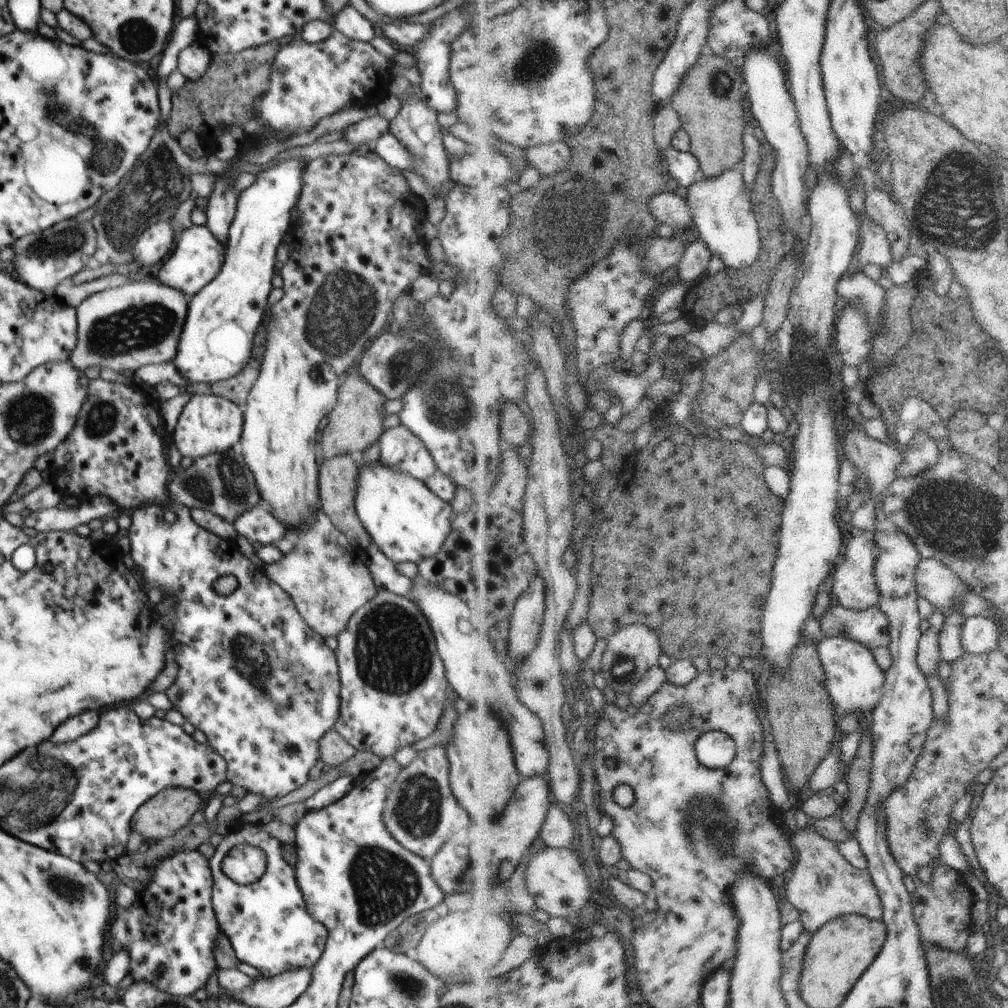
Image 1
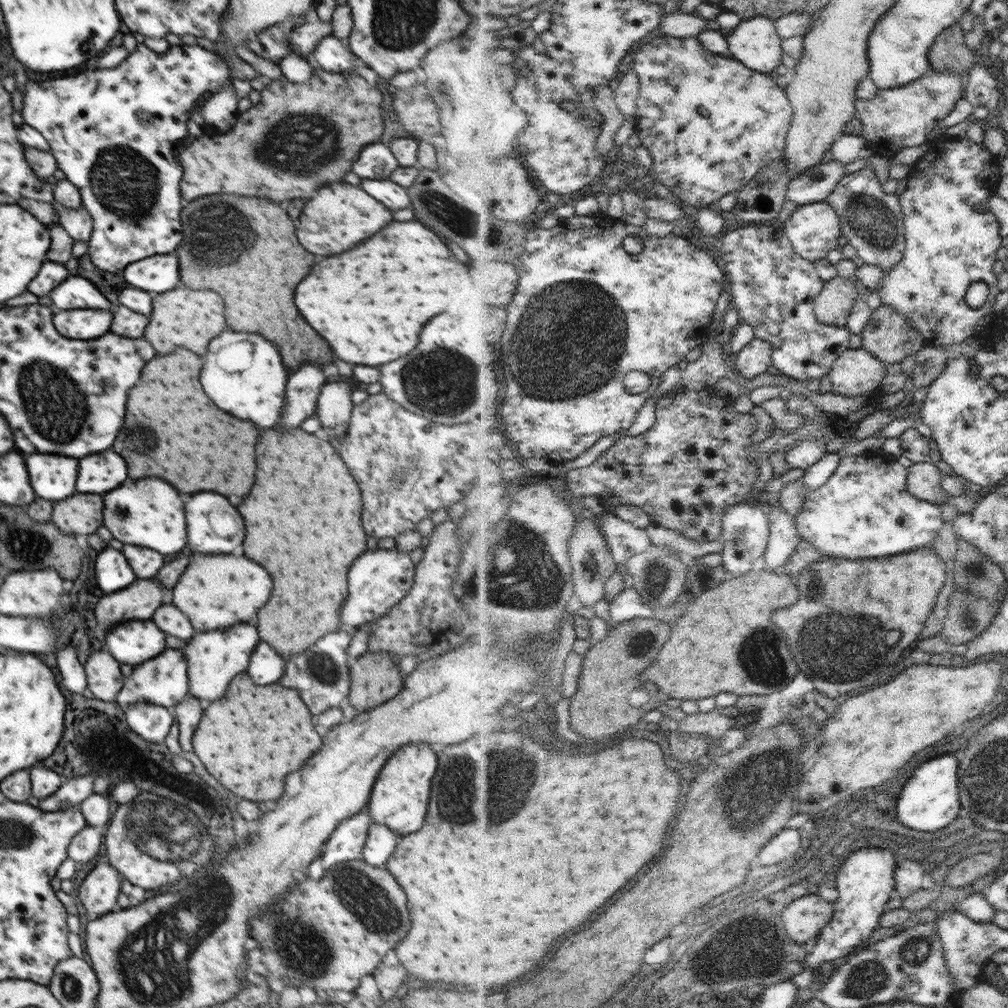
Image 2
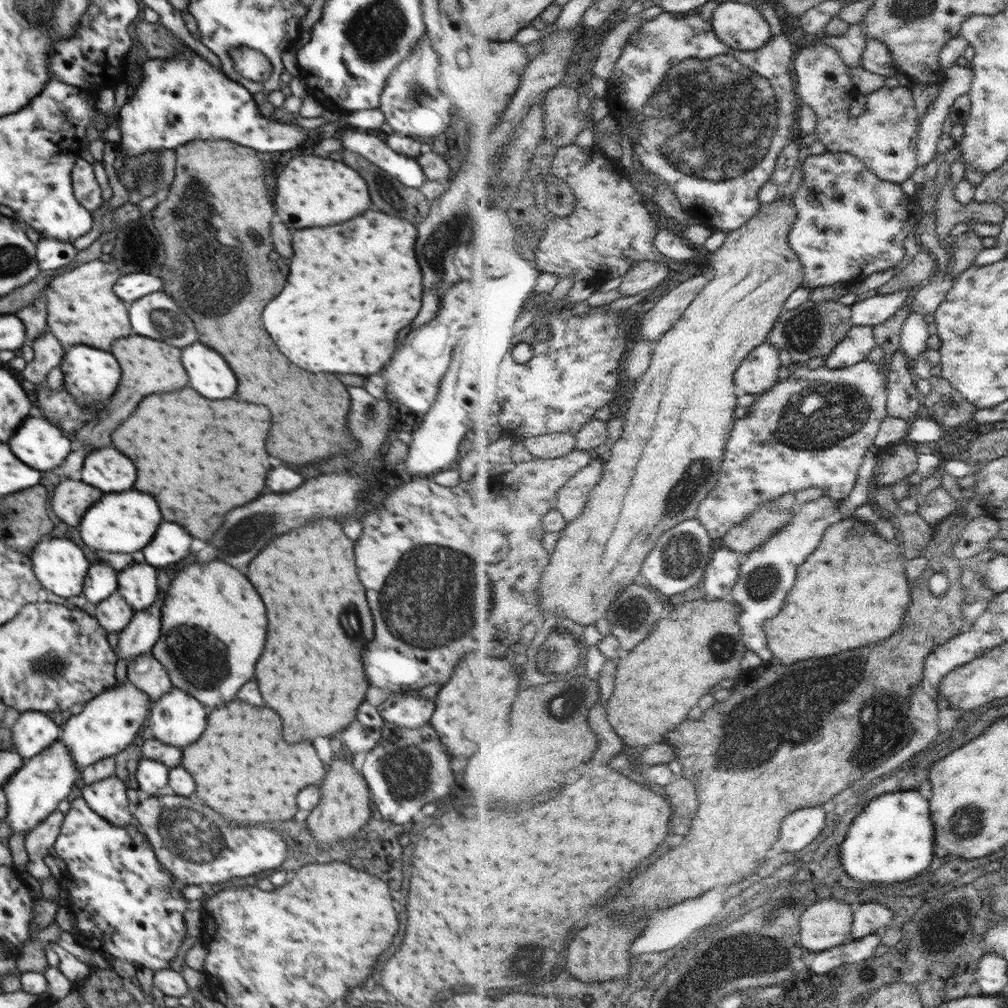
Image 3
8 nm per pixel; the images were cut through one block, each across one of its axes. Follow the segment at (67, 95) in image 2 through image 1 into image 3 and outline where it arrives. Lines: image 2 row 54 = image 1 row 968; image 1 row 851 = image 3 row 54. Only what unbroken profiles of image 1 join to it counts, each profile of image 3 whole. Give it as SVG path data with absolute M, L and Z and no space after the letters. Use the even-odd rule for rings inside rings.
M187 44L186 50L174 58L140 61L137 78L130 88L128 101L120 108L119 119L121 140L116 147L117 163L128 155L154 149L176 150L194 139L226 139L260 152L282 152L325 135L270 122L260 114L248 89L216 70Z

